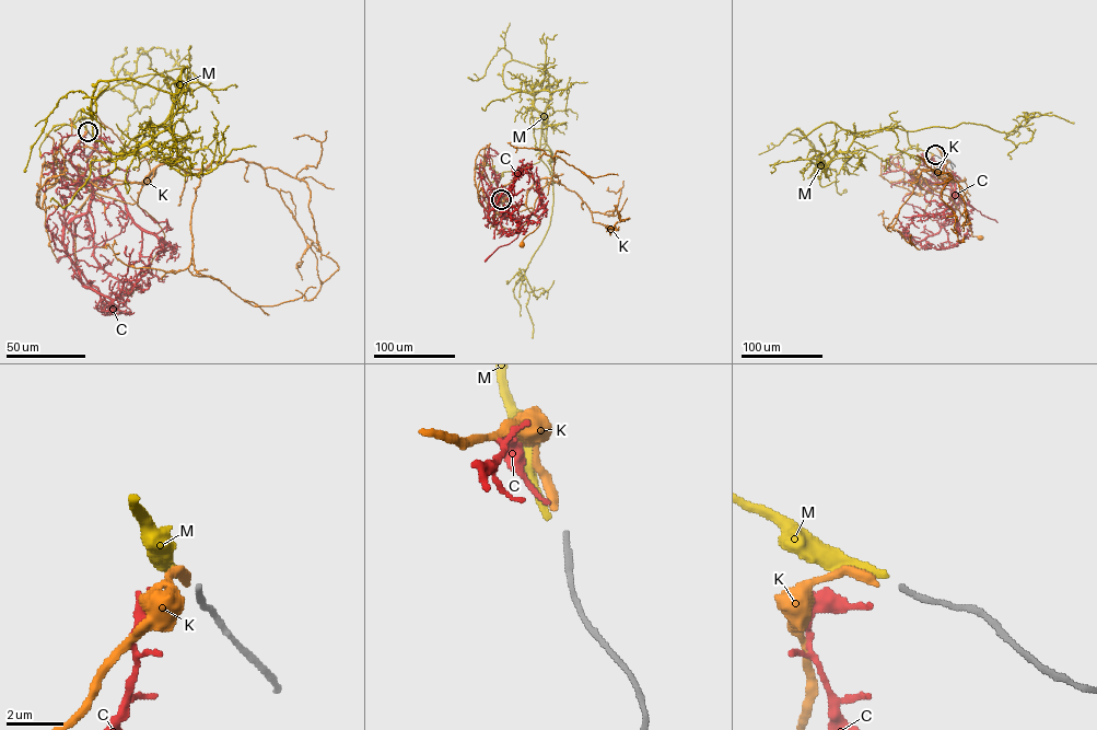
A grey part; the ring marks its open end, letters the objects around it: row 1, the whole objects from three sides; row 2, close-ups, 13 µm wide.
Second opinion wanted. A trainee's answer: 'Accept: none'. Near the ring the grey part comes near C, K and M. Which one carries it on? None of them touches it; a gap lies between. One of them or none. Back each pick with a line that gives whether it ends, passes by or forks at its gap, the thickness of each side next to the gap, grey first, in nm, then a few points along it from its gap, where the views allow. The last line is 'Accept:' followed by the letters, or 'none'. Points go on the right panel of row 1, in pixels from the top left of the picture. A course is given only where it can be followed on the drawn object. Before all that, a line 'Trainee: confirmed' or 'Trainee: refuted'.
Trainee: confirmed
Accept: none

